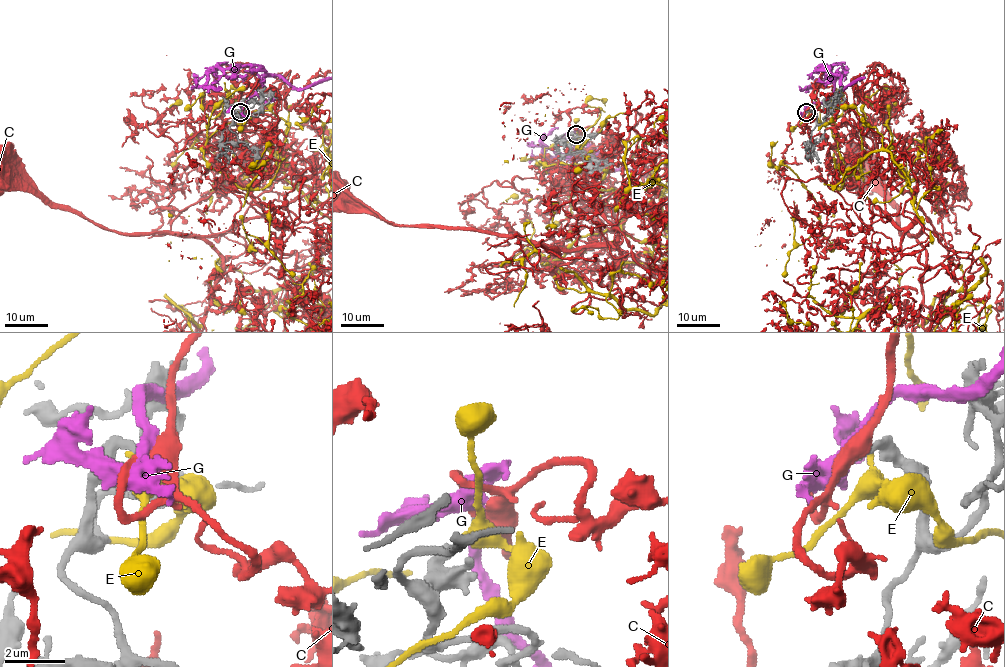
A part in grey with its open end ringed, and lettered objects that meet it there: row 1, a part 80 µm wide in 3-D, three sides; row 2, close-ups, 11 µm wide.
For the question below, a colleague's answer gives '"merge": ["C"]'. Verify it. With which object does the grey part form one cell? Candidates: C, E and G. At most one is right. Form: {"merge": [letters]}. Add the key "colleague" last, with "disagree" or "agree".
{"merge": ["C"], "colleague": "agree"}

